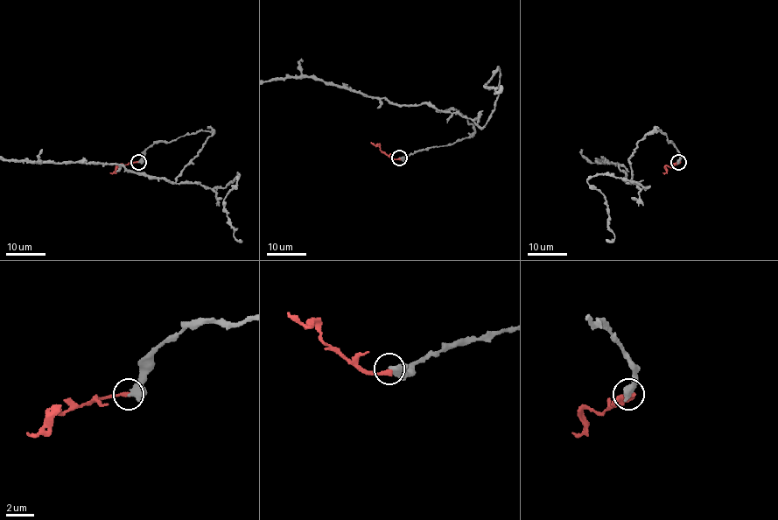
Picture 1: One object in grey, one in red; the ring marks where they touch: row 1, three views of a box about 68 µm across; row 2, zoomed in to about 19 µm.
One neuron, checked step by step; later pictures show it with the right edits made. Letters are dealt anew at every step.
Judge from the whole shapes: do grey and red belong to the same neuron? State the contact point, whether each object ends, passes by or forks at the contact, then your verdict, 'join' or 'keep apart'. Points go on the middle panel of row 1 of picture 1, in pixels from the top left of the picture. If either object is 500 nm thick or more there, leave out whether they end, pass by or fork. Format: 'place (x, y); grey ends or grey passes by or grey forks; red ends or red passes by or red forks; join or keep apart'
place (399, 158); grey passes by; red ends; keep apart

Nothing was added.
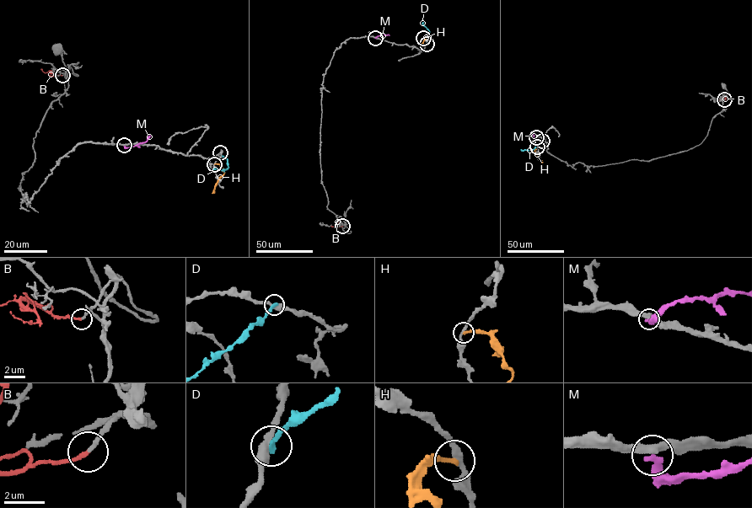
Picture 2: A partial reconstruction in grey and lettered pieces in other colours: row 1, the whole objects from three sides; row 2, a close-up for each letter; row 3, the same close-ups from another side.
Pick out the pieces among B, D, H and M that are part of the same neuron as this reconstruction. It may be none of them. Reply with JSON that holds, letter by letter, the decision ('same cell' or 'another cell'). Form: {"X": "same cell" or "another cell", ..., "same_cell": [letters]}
{"B": "same cell", "D": "another cell", "H": "another cell", "M": "another cell", "same_cell": ["B"]}

